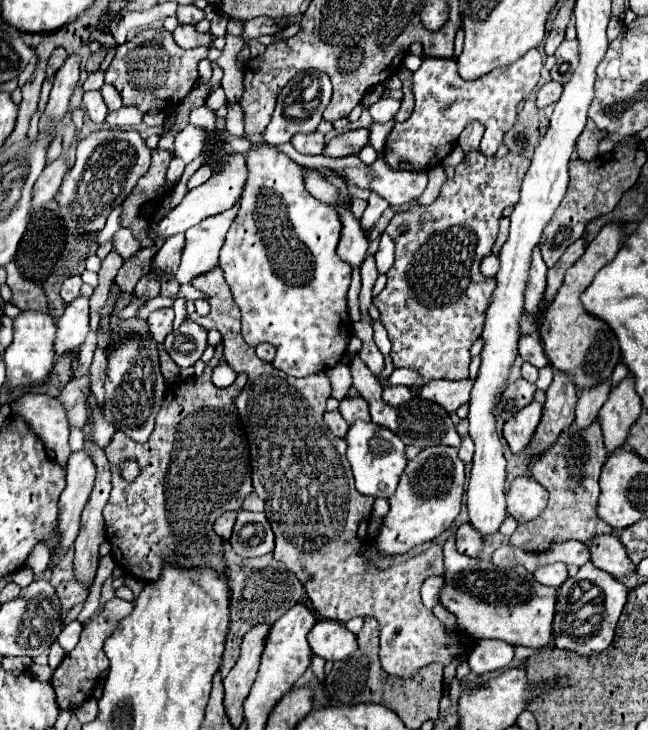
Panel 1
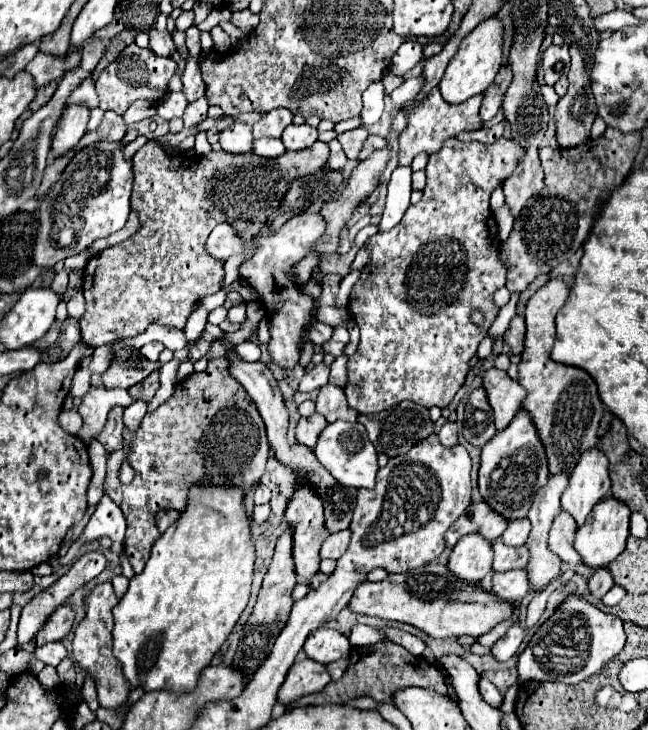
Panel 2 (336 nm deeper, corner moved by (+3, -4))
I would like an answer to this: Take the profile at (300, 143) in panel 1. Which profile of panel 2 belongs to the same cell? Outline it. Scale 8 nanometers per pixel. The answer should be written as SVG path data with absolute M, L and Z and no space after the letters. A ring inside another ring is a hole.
M291 124L283 132L281 140L283 140L287 150L305 150L317 142L317 128L313 128L309 124L303 124L303 126Z

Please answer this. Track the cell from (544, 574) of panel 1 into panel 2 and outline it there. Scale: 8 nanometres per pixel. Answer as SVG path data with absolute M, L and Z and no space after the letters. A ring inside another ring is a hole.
M509 570L509 572L495 572L493 576L493 592L503 600L517 600L521 602L531 594L529 590L529 576L525 570Z

